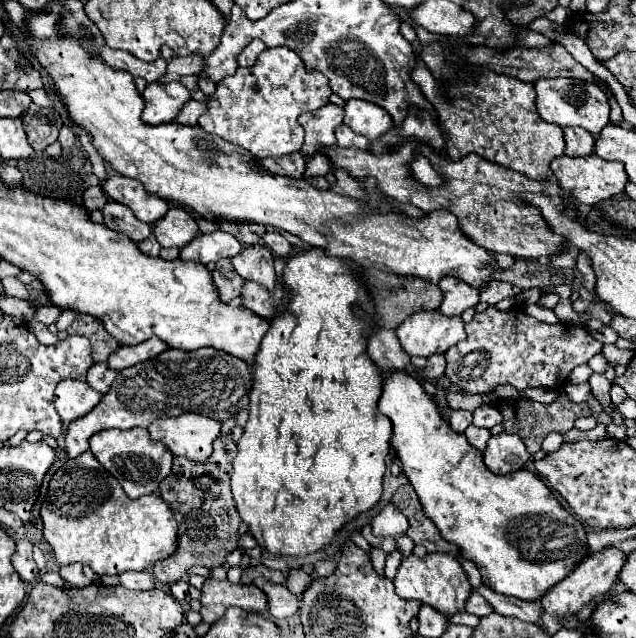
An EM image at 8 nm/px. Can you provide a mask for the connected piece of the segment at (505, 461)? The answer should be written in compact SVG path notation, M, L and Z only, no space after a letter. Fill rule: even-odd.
M501 432L489 438L487 448L483 452L483 462L495 474L511 474L521 470L529 456L531 454L525 450L525 444L519 436Z

